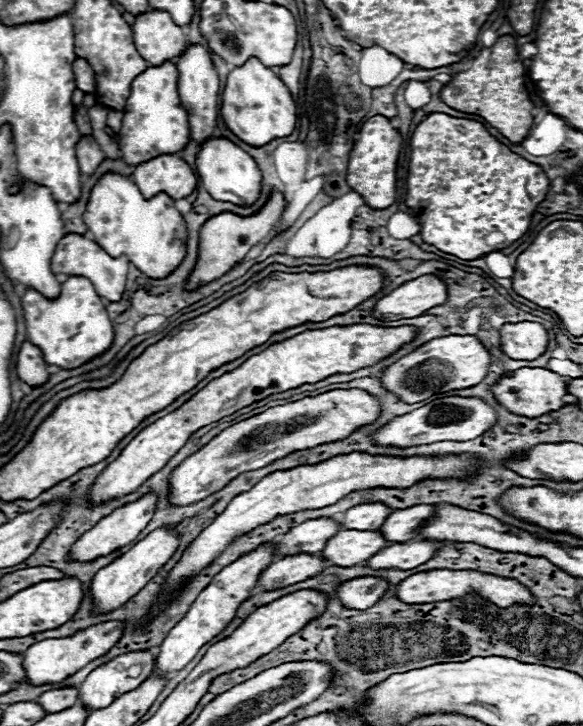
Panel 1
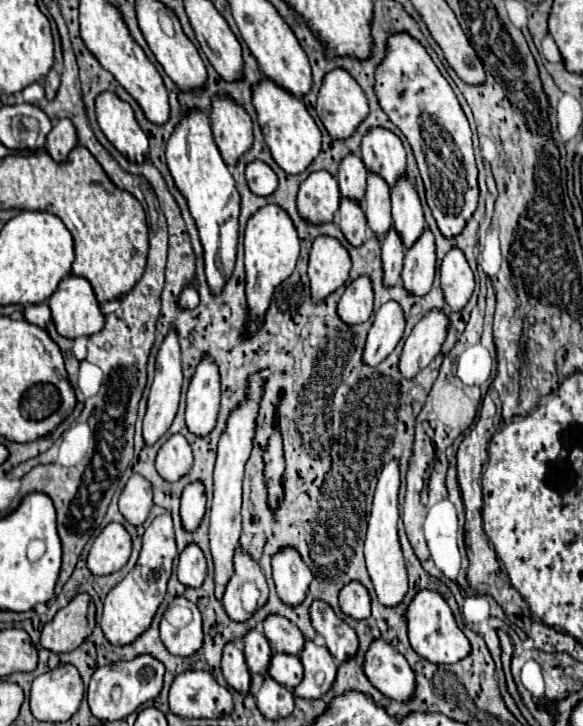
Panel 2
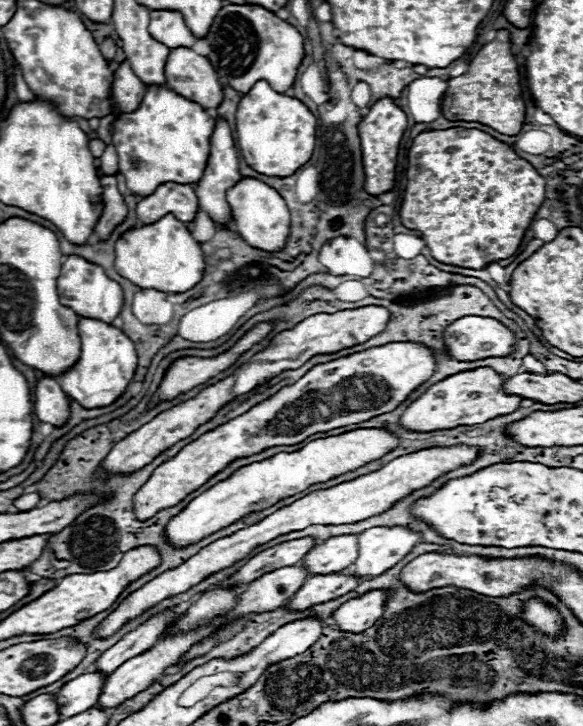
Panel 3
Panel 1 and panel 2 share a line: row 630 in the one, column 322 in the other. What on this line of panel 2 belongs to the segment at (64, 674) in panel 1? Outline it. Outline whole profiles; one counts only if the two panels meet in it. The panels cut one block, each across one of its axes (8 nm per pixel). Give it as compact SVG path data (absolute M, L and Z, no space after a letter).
M338 68L338 70L328 72L322 78L322 86L318 90L318 100L316 100L316 114L332 138L344 140L368 116L368 102L366 102L362 88L358 86L358 82L346 70Z

